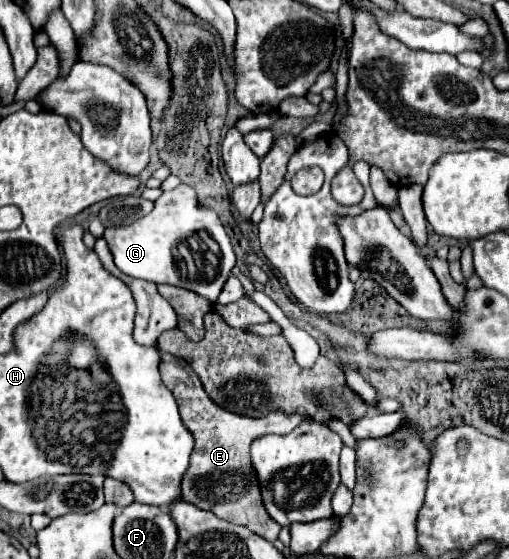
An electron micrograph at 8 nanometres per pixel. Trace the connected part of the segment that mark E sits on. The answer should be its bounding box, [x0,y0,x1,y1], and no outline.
[161,353,307,541]

